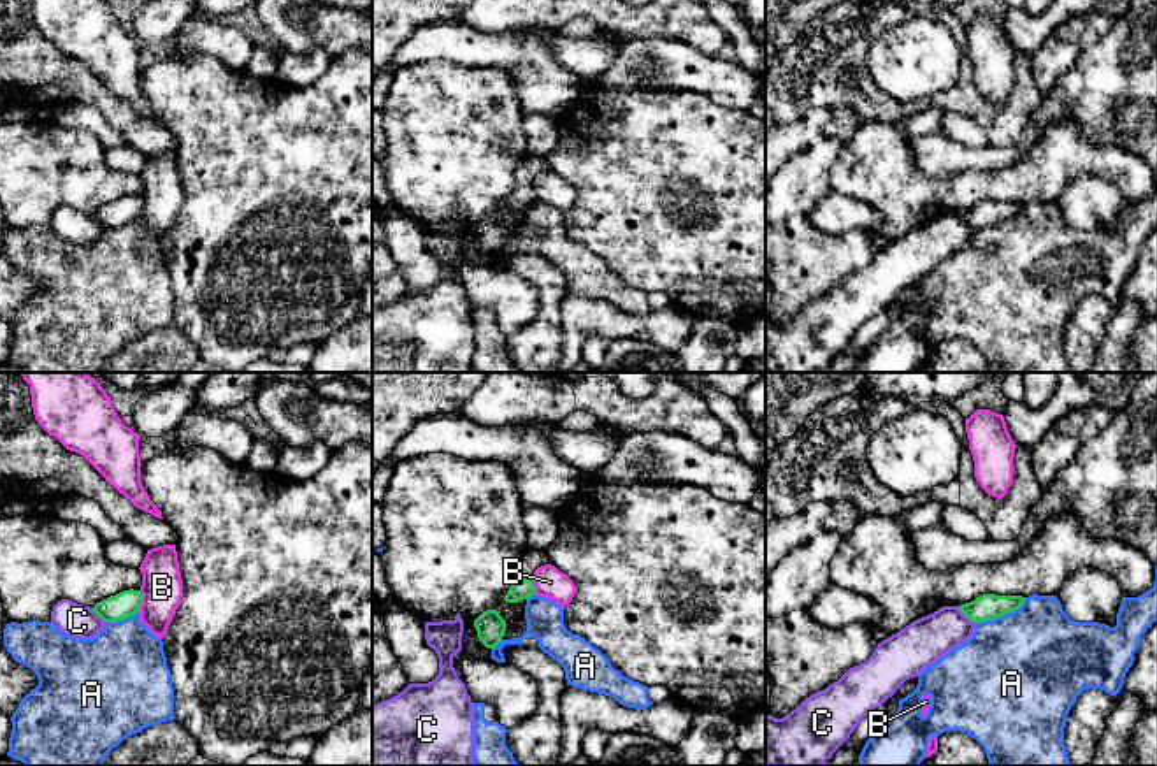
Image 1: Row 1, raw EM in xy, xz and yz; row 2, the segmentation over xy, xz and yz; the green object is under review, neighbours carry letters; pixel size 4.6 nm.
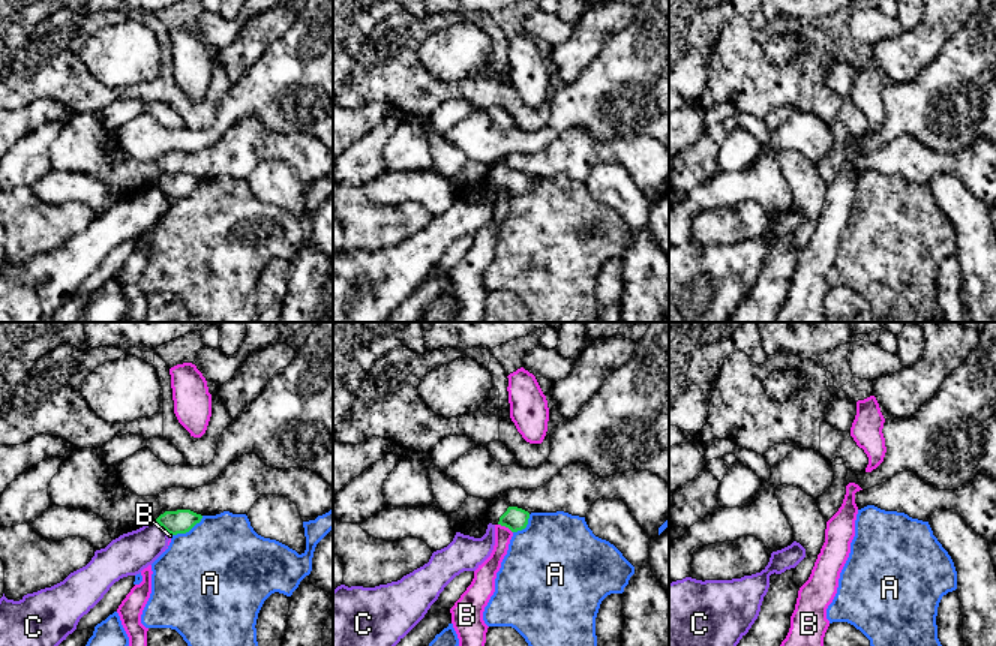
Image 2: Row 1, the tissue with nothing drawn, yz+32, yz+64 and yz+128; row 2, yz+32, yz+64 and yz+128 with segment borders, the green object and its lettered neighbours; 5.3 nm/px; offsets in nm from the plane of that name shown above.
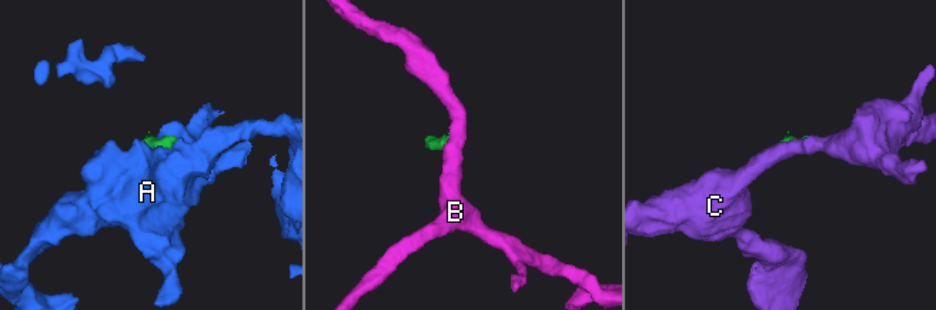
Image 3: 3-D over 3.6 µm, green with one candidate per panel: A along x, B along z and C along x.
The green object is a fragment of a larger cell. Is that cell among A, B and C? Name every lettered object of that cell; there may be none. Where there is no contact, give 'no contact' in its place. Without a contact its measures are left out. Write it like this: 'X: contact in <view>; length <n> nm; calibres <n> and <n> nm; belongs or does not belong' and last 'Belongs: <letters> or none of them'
A: contact in yz; length 260 nm; calibres 120 and 500 nm; does not belong
B: contact in xy; length 100 nm; calibres 120 and 190 nm; does not belong
C: contact in yz; length 120 nm; calibres 120 and 200 nm; does not belong
Belongs: none of them

